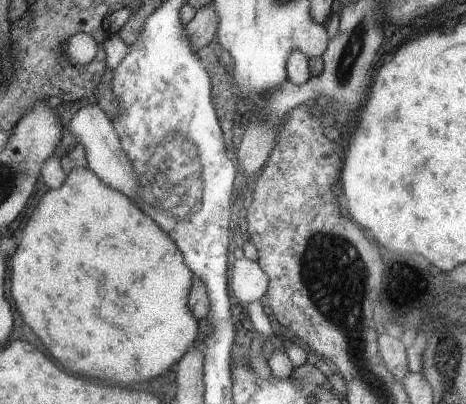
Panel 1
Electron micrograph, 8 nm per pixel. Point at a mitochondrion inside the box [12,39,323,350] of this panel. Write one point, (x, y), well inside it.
(179, 174)

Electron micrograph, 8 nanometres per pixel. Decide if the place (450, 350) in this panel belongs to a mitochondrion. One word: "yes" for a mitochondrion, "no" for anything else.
yes

